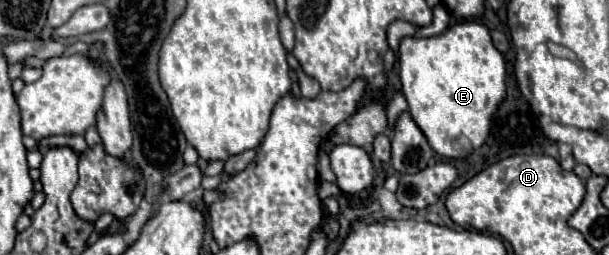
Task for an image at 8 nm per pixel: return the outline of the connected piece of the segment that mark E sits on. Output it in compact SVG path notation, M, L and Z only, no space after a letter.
M470 20L448 28L434 38L406 36L400 42L400 80L408 112L426 136L432 150L446 160L462 160L480 148L490 136L492 116L506 98L506 64L502 54L492 46L490 32L484 24Z

